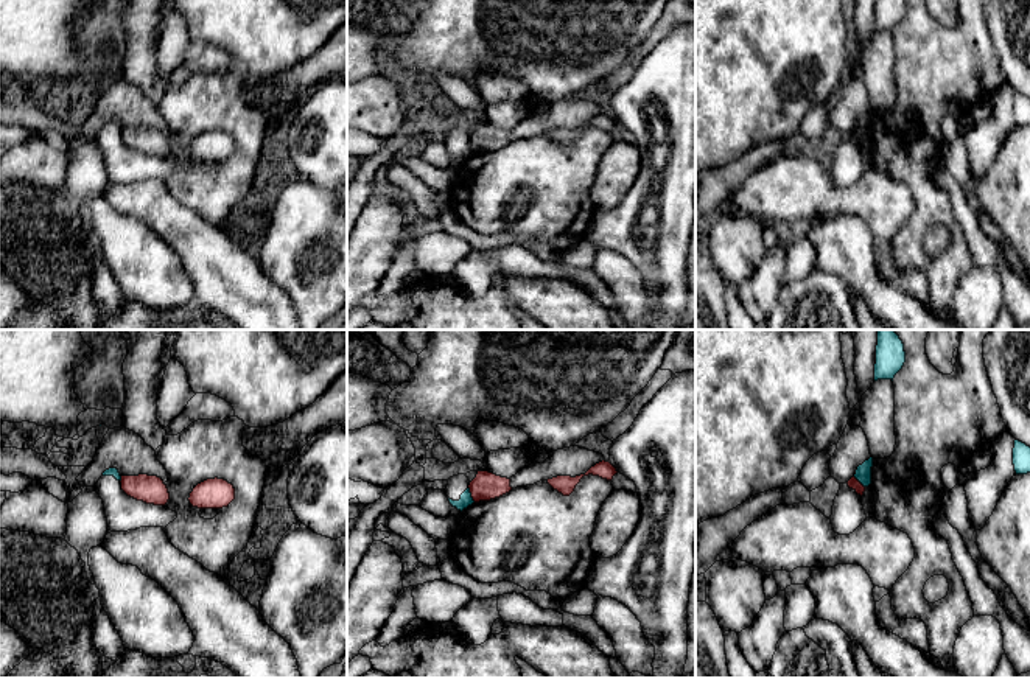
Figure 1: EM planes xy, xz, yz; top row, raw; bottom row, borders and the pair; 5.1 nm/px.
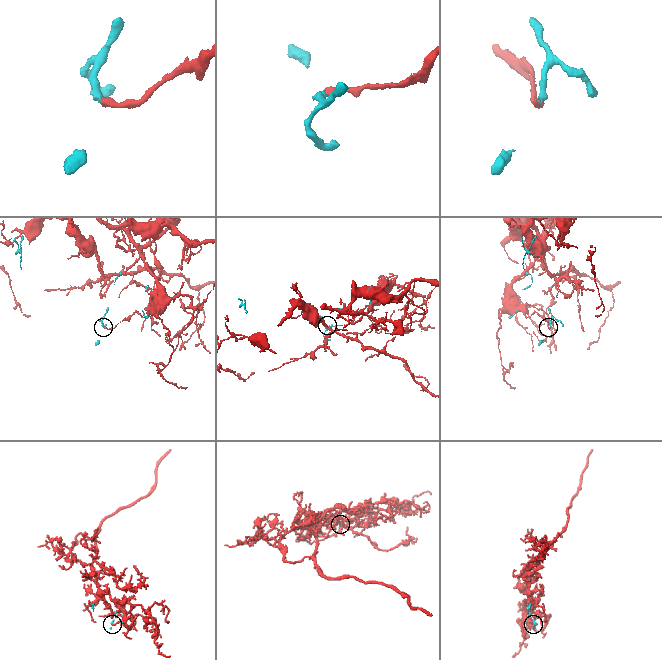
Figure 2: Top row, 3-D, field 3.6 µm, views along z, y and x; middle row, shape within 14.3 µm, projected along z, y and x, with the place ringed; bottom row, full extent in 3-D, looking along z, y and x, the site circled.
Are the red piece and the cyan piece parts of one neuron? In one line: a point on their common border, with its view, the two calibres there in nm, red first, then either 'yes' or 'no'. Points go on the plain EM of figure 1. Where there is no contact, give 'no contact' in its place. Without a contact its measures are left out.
contact xz (472, 146); calibres 150 and 70 nm; no

